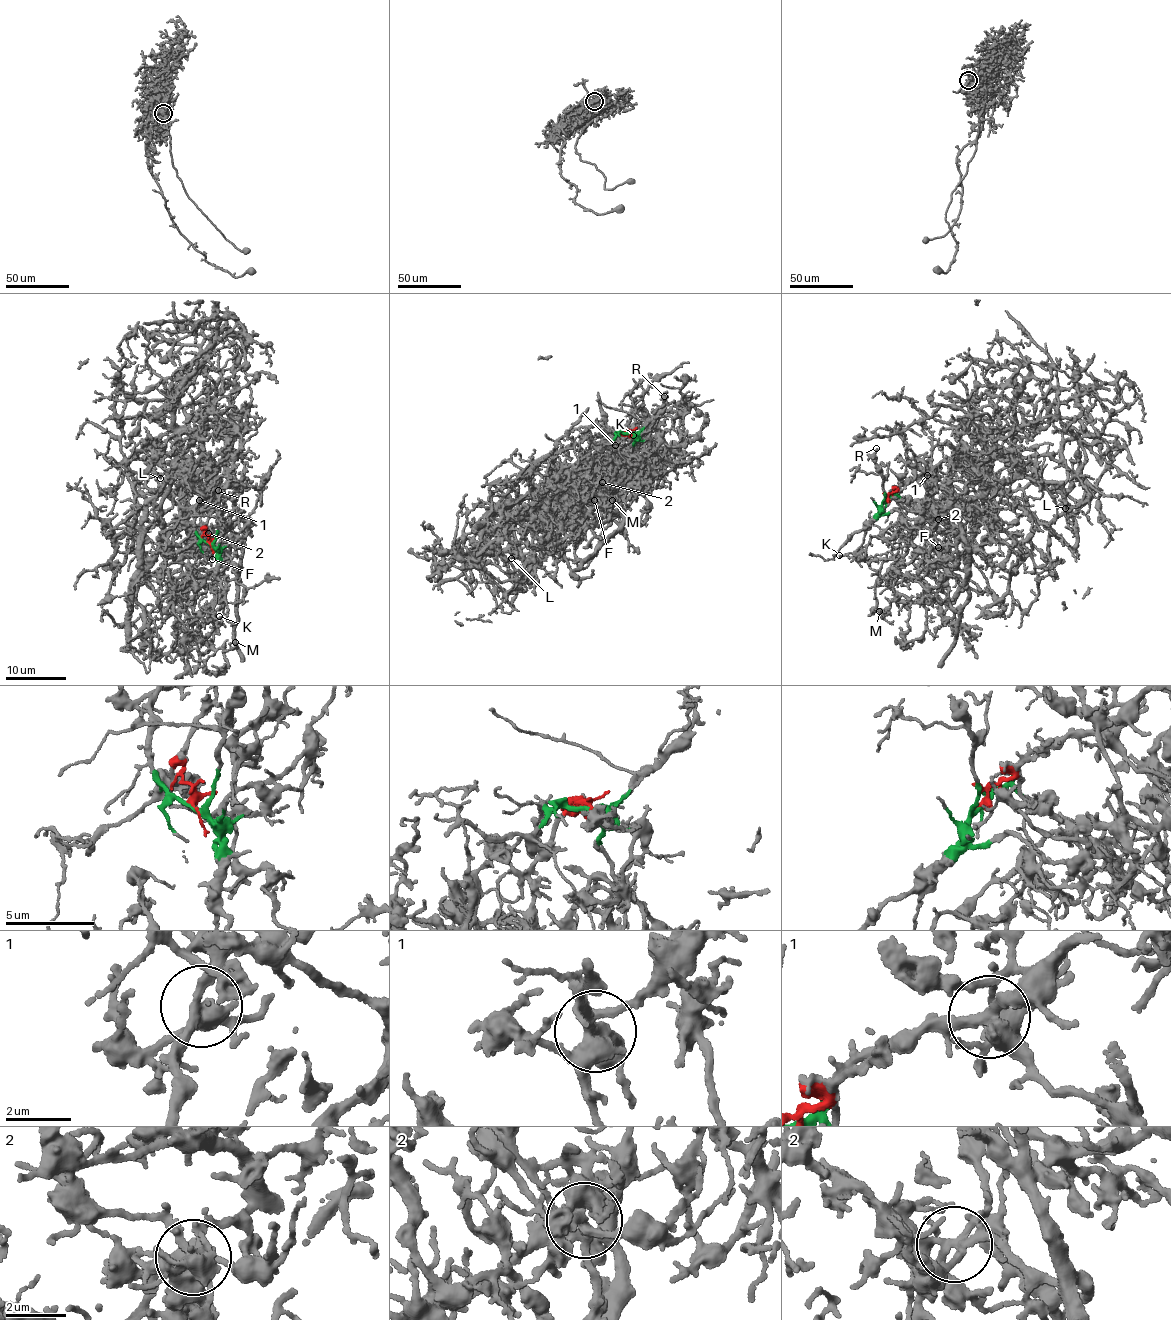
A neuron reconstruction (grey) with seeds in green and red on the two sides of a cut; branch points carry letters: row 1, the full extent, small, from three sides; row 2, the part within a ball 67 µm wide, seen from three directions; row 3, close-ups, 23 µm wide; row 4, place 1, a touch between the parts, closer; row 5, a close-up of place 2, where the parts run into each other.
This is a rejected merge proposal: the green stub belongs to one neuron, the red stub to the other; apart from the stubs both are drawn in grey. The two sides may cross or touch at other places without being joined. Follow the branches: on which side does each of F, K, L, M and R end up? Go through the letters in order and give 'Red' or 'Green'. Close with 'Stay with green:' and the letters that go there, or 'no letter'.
F: Red
K: Green
L: Green
M: Red
R: Green
Stay with green: K, L, R

